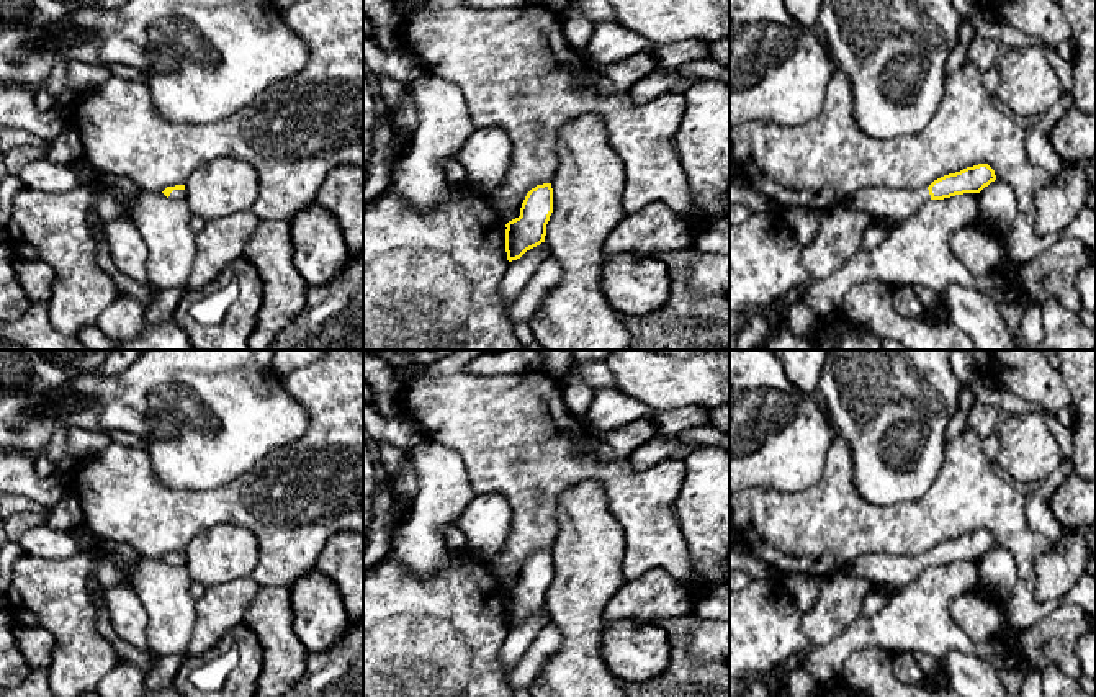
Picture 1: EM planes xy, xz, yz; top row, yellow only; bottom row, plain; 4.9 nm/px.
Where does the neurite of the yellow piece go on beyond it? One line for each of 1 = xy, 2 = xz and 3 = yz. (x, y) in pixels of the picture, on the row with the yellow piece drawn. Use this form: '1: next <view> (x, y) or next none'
1: next xy (177, 193)
2: next none
3: next yz (882, 203)

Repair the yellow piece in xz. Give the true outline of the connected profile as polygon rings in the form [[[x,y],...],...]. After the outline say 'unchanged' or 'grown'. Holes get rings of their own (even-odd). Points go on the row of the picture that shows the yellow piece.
[[[551,183],[537,185],[527,193],[520,216],[505,224],[505,252],[509,262],[520,259],[527,250],[545,242],[551,213]]]; unchanged

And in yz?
[[[978,164],[960,172],[944,175],[934,180],[929,187],[918,190],[885,187],[862,188],[849,196],[844,205],[854,211],[870,214],[877,221],[892,219],[895,226],[898,226],[916,213],[928,200],[980,193],[995,180],[995,170],[988,164]]]; grown

